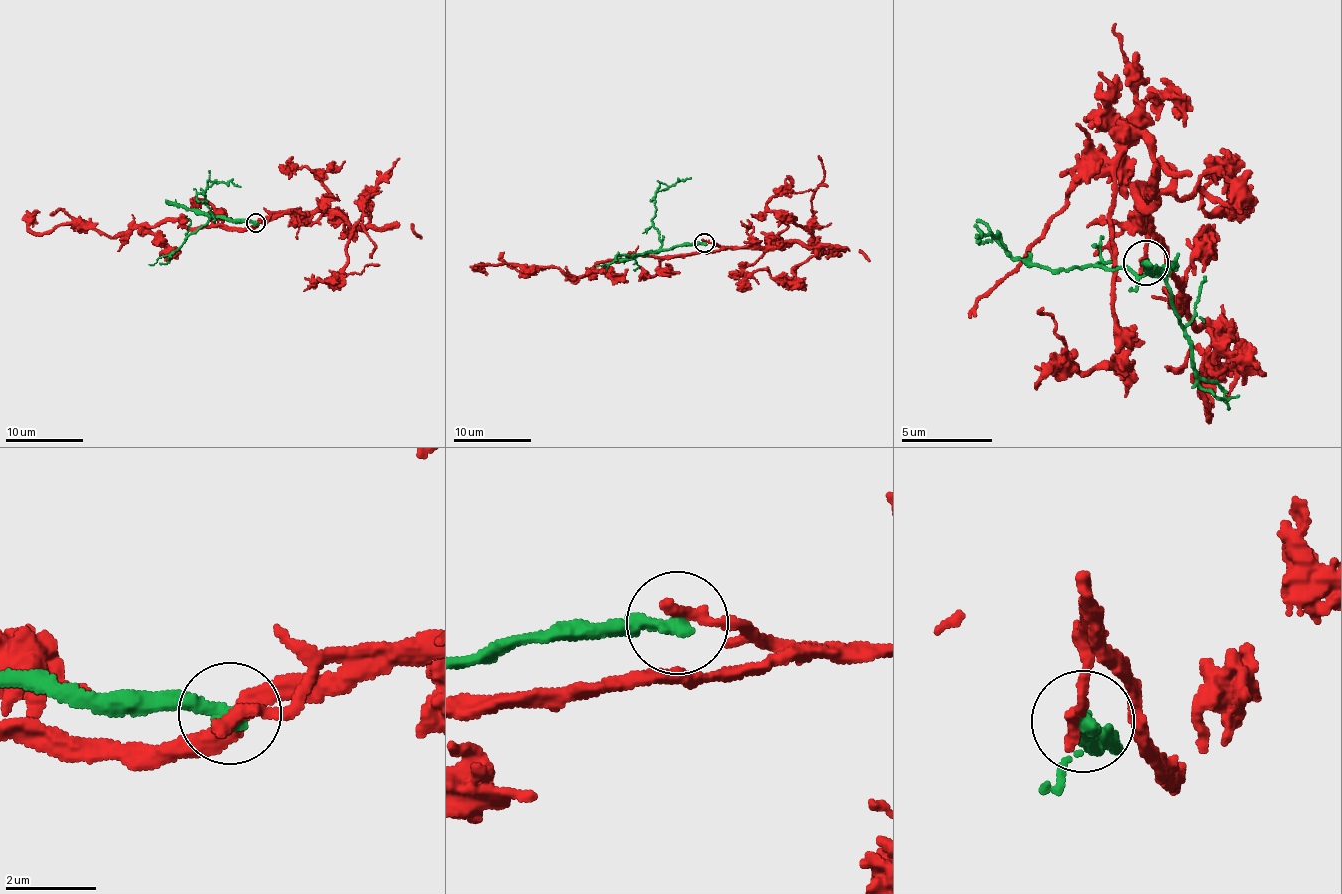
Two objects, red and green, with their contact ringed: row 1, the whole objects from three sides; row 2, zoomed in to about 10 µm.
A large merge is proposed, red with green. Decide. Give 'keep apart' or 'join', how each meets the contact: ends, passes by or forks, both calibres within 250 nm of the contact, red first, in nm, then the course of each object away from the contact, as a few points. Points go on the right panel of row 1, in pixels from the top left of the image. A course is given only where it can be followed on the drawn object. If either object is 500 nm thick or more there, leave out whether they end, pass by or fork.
keep apart; red ends there; green ends there; 320 nm thick on the red side, 360 nm on the other; red runs (1144, 261), (1135, 195), (1171, 178), (1135, 140), (1116, 163), (1118, 352), (1072, 364), (1043, 309); green runs (1144, 261), (1145, 275), (1155, 275), (1083, 266), (1023, 265), (986, 233), (976, 236)

